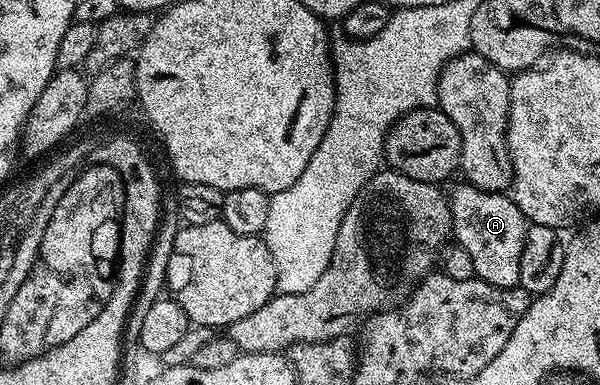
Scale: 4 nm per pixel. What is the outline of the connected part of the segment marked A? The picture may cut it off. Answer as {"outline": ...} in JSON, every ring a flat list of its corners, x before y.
{"outline":[[461,183,449,190,450,224,452,237,462,244,470,256,473,276,501,289,512,289,520,279,520,251,524,251,524,239,528,222,513,196,506,193,485,193,475,185]]}

